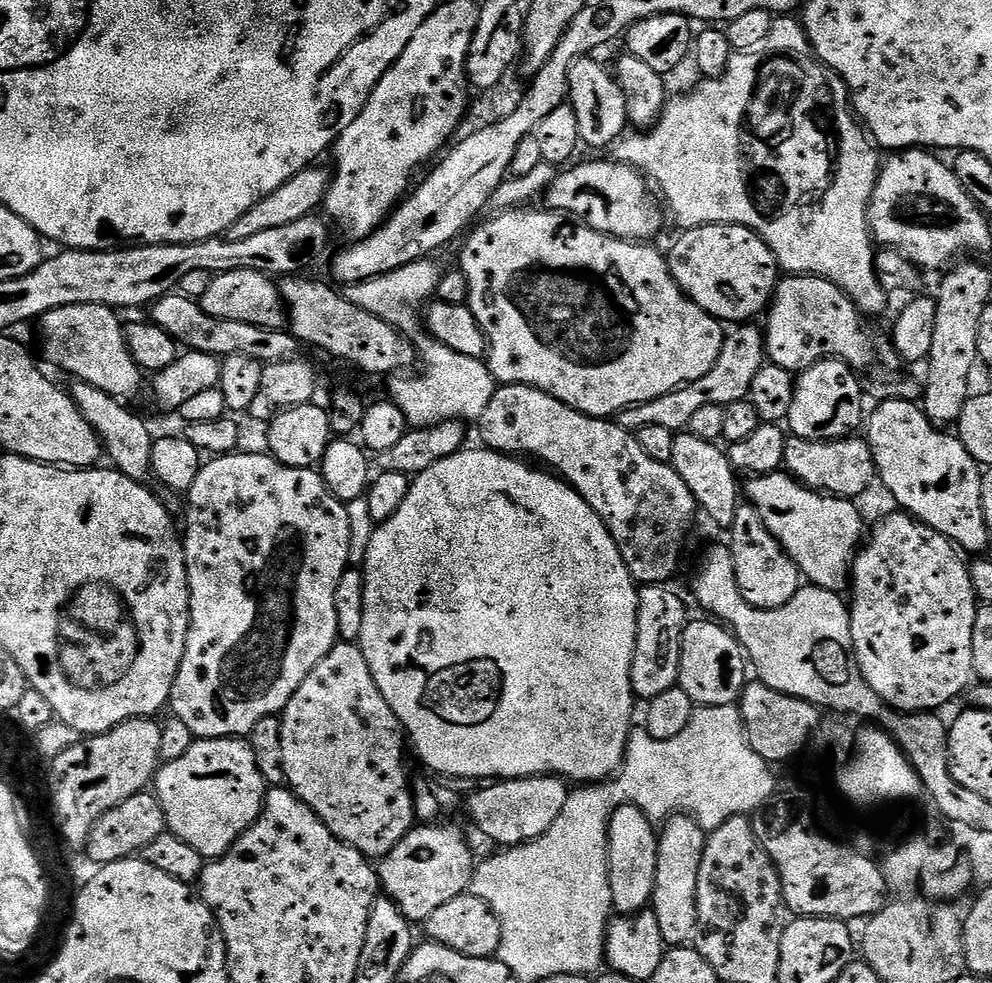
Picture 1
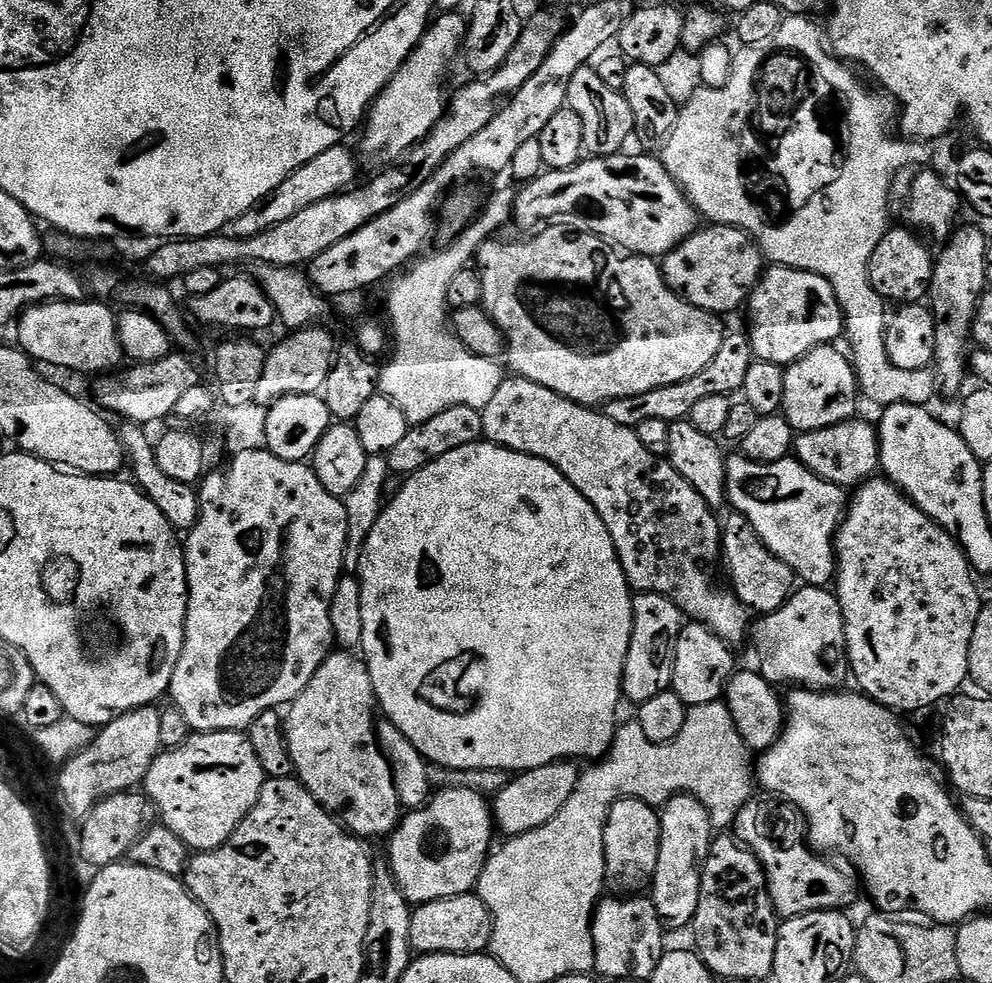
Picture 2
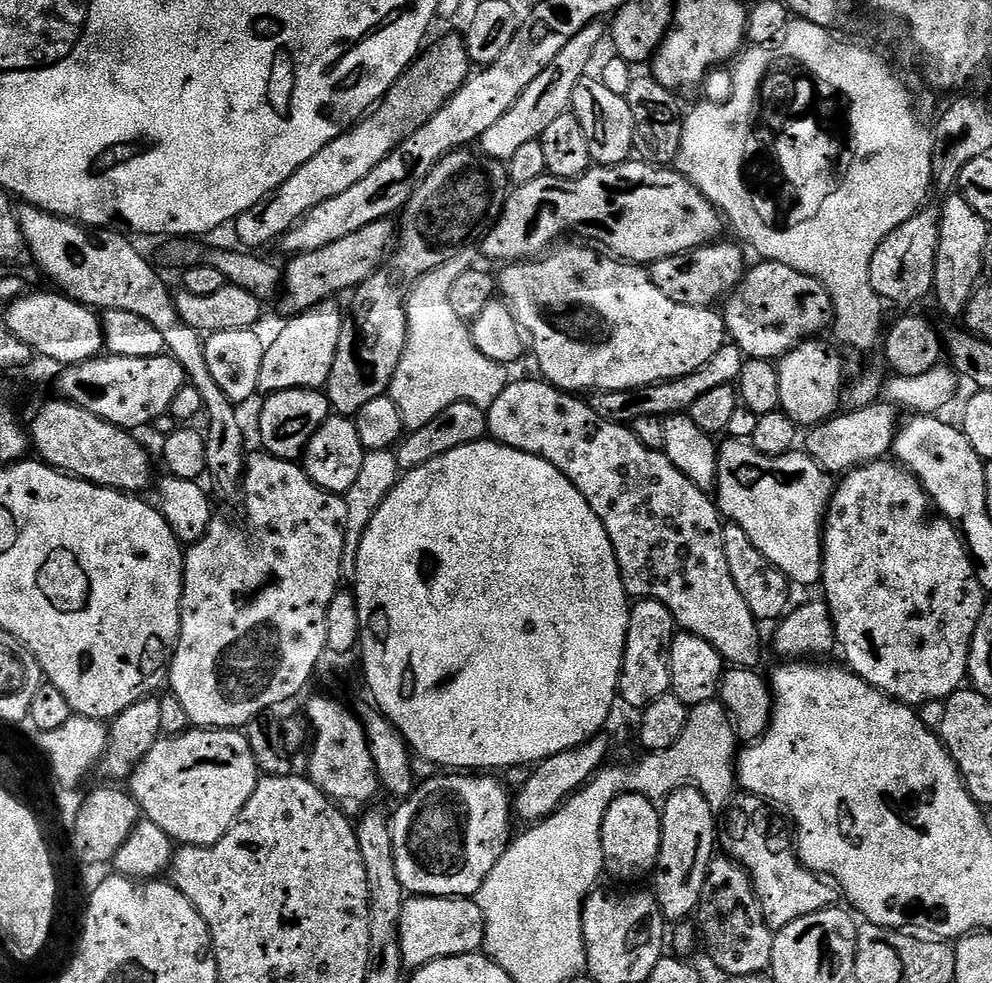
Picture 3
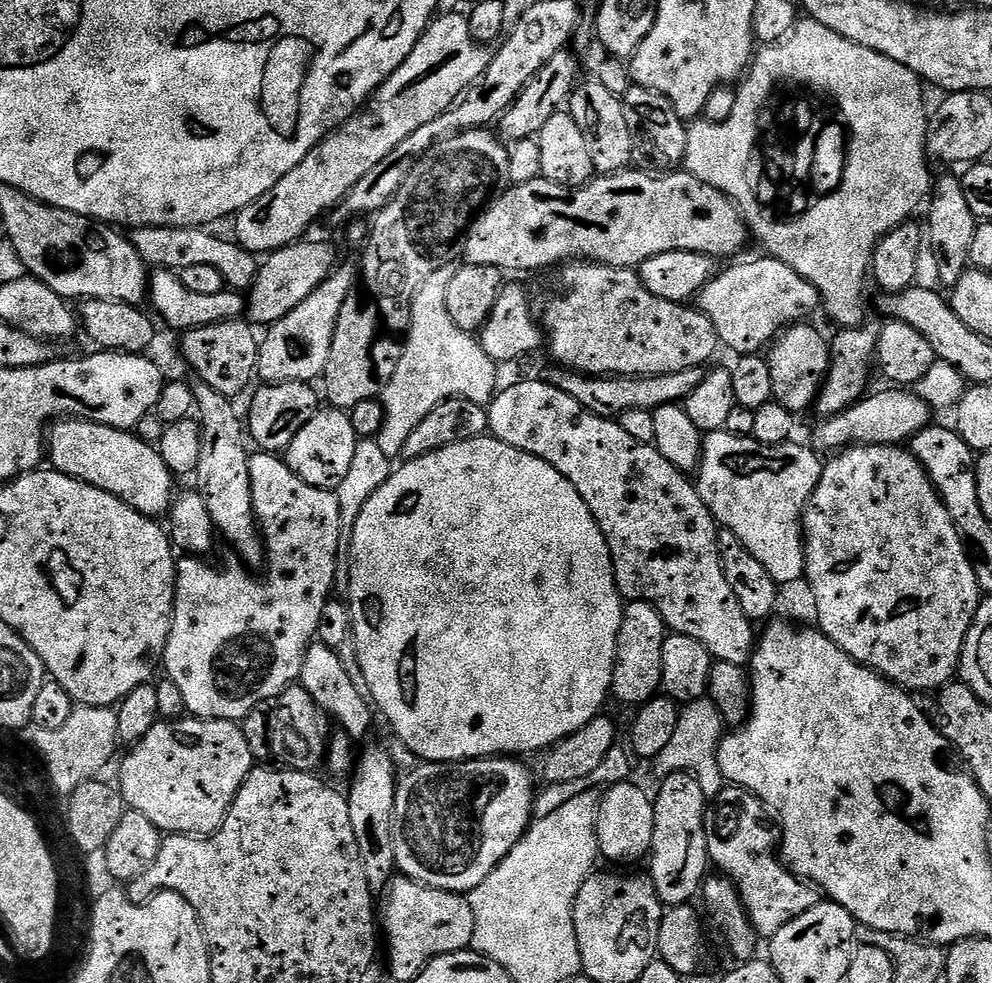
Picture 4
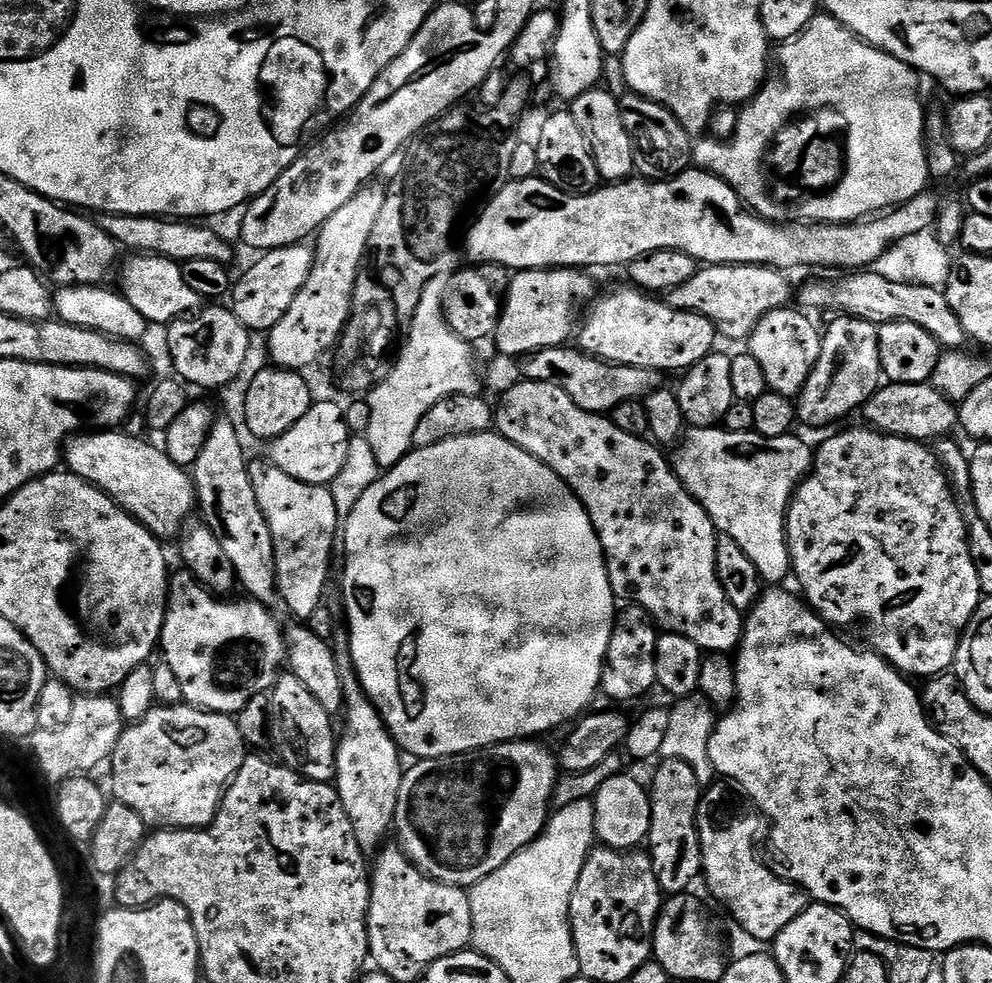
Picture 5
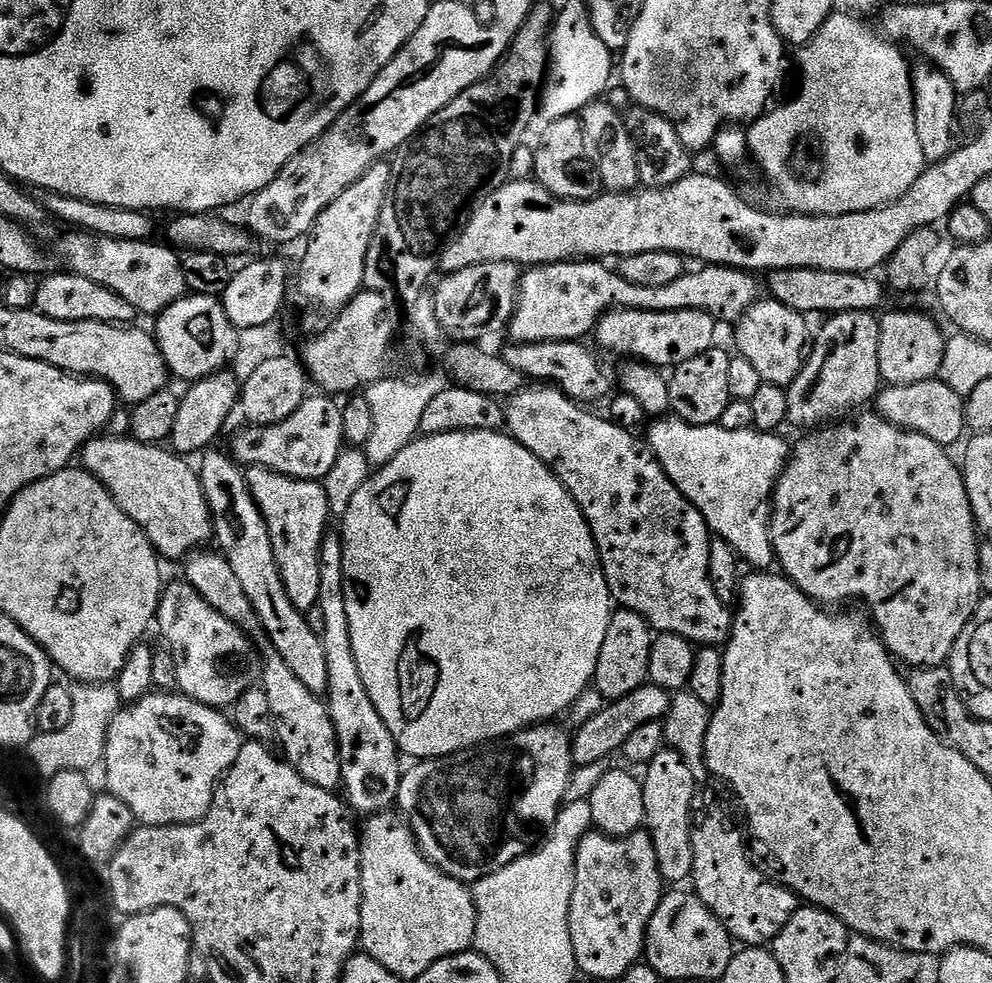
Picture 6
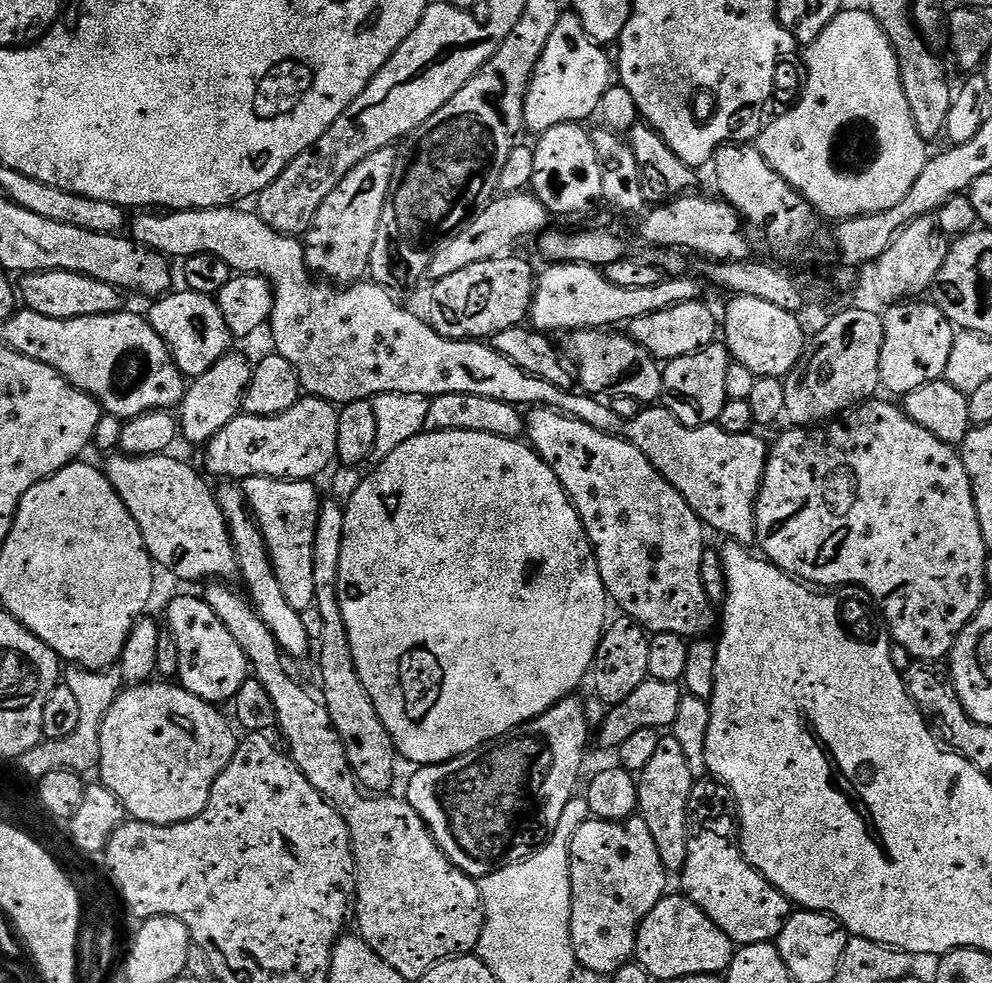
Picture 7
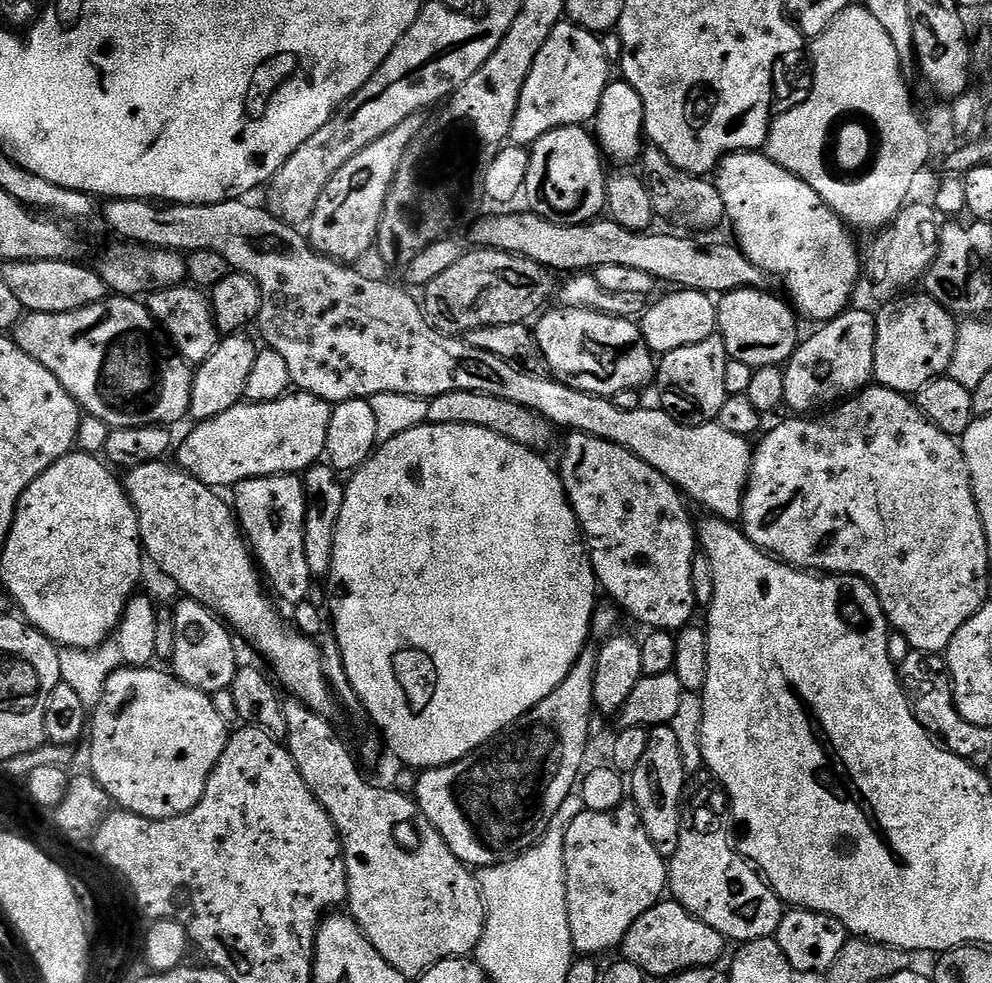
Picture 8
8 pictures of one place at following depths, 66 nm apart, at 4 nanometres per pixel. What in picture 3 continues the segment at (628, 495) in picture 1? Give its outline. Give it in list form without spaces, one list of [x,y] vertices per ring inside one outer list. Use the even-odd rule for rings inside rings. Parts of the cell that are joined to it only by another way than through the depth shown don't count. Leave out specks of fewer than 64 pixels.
[[[513,379],[502,390],[502,394],[498,394],[498,398],[494,398],[494,402],[486,410],[488,413],[488,436],[501,444],[517,448],[526,454],[534,454],[538,458],[550,462],[550,466],[557,468],[580,491],[582,498],[586,498],[590,510],[594,510],[594,514],[598,514],[602,526],[606,526],[606,534],[610,534],[610,542],[614,546],[614,554],[618,558],[622,582],[629,597],[662,602],[662,606],[666,606],[666,610],[670,610],[670,614],[683,631],[694,634],[698,638],[706,638],[706,642],[710,642],[710,646],[714,646],[714,650],[718,650],[721,658],[729,665],[738,668],[756,668],[760,660],[761,625],[754,618],[754,614],[750,614],[750,606],[746,606],[742,594],[738,594],[738,586],[734,586],[734,578],[730,578],[730,566],[726,566],[726,550],[722,550],[722,530],[725,521],[721,517],[720,509],[716,507],[715,499],[705,489],[694,486],[694,482],[690,482],[690,478],[686,478],[686,474],[682,474],[676,469],[670,462],[670,458],[664,456],[663,451],[655,452],[642,446],[642,442],[638,442],[638,438],[632,433],[631,427],[615,424],[606,418],[598,418],[598,414],[594,414],[591,403],[584,401],[583,404],[580,401],[583,399],[561,392],[560,389],[543,379],[535,379]]]

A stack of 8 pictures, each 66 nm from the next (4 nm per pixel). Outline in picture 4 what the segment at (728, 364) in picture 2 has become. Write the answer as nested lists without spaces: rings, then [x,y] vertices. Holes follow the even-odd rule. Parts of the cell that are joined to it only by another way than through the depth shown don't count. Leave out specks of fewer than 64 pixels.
[[[552,366],[546,375],[547,383],[570,394],[574,402],[581,404],[599,416],[619,418],[626,410],[646,410],[653,413],[666,404],[680,404],[702,382],[703,367],[678,370],[674,374],[653,376],[588,376],[585,372],[574,372],[571,368]]]

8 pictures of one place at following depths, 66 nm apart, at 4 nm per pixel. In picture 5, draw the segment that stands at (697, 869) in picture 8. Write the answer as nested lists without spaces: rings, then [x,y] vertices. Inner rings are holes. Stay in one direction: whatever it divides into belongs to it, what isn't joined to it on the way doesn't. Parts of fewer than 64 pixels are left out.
[[[716,783],[703,793],[696,815],[704,863],[703,883],[708,883],[713,898],[736,919],[737,926],[746,935],[753,936],[756,940],[772,942],[780,931],[794,922],[794,918],[798,918],[798,914],[808,909],[810,897],[803,888],[783,875],[775,876],[756,857],[760,824],[762,825],[760,810],[751,800],[738,804],[728,794],[728,788],[720,788]]]

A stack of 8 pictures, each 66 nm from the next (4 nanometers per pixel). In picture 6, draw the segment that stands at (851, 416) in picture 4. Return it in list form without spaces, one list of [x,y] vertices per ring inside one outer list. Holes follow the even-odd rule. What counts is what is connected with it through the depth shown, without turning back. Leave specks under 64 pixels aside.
[[[940,379],[927,380],[926,382],[914,382],[913,384],[894,384],[885,387],[876,396],[874,408],[888,421],[905,428],[907,432],[917,432],[934,442],[938,442],[943,448],[951,449],[960,439],[965,439],[964,432],[969,431],[966,422],[966,410],[964,409],[965,397],[959,396],[946,382]]]

